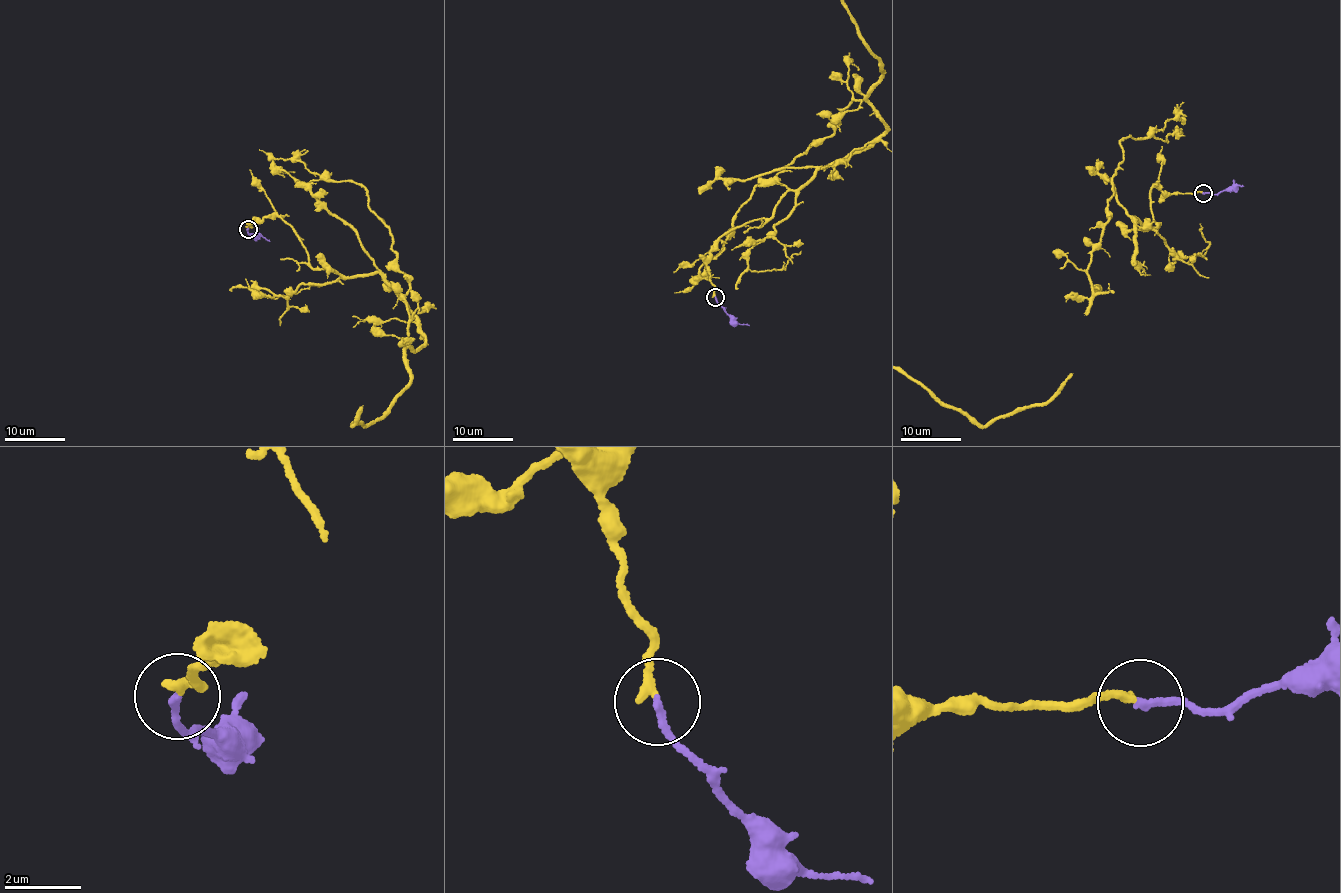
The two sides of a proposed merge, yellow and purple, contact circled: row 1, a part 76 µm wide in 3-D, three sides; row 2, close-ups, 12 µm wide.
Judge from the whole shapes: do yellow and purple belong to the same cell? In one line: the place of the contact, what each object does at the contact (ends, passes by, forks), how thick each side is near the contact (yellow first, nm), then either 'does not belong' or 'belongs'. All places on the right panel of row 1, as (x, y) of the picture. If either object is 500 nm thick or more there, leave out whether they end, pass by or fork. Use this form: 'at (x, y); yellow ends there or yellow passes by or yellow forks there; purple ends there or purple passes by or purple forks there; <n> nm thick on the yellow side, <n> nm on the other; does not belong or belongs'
at (1203, 193); yellow ends there; purple ends there; 240 nm thick on the yellow side, 200 nm on the other; belongs

